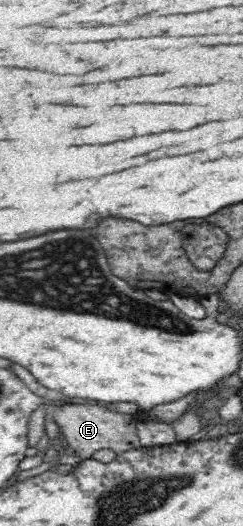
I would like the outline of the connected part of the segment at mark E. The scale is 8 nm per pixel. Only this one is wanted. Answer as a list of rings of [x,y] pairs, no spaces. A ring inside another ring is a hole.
[[[64,403],[52,406],[48,416],[58,426],[59,432],[69,448],[81,459],[91,459],[93,454],[105,448],[113,450],[116,454],[141,448],[136,433],[137,419],[131,414],[115,413],[99,404]]]

